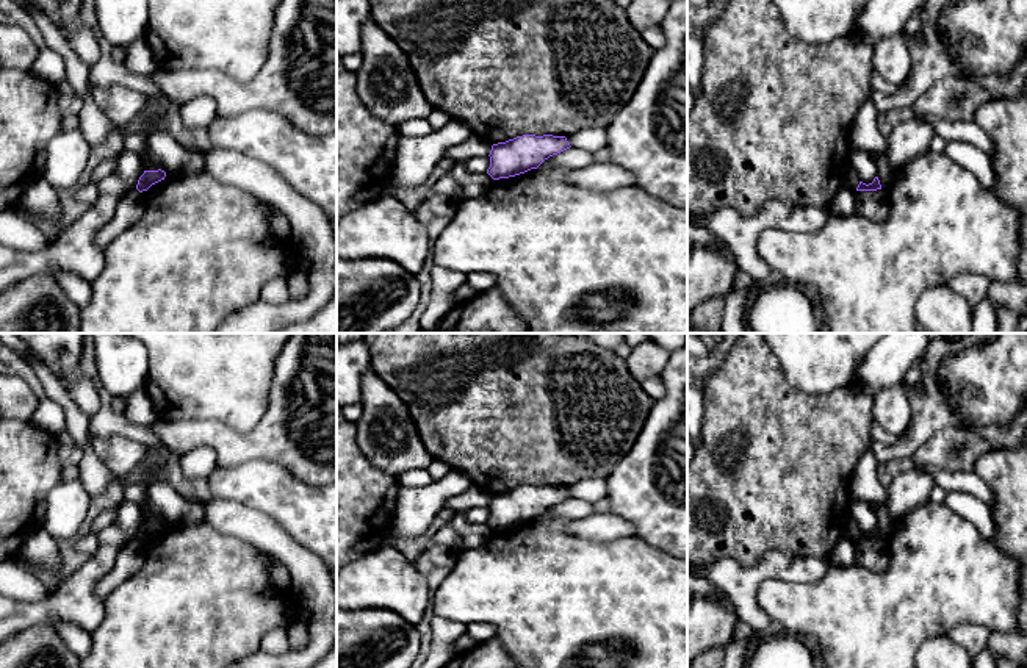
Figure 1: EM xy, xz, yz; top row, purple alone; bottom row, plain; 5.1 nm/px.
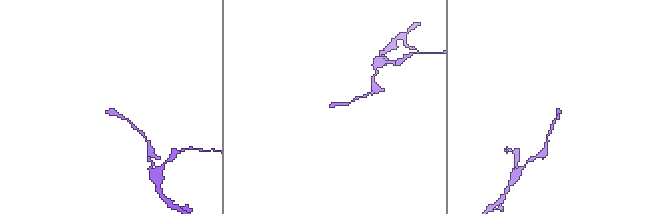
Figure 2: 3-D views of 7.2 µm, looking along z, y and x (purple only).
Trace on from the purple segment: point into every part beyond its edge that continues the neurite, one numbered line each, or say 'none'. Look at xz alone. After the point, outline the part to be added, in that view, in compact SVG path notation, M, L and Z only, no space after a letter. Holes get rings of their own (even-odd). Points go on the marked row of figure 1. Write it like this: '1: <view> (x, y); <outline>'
none

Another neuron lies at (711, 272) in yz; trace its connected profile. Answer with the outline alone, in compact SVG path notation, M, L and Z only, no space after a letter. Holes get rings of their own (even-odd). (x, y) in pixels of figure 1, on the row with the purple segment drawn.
M687 249L687 314L708 299L731 294L737 272L734 258L722 249Z

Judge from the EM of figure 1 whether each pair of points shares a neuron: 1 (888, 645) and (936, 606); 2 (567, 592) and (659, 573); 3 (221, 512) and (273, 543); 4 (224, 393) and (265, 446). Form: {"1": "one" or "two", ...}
{"1": "one", "2": "one", "3": "one", "4": "two"}

